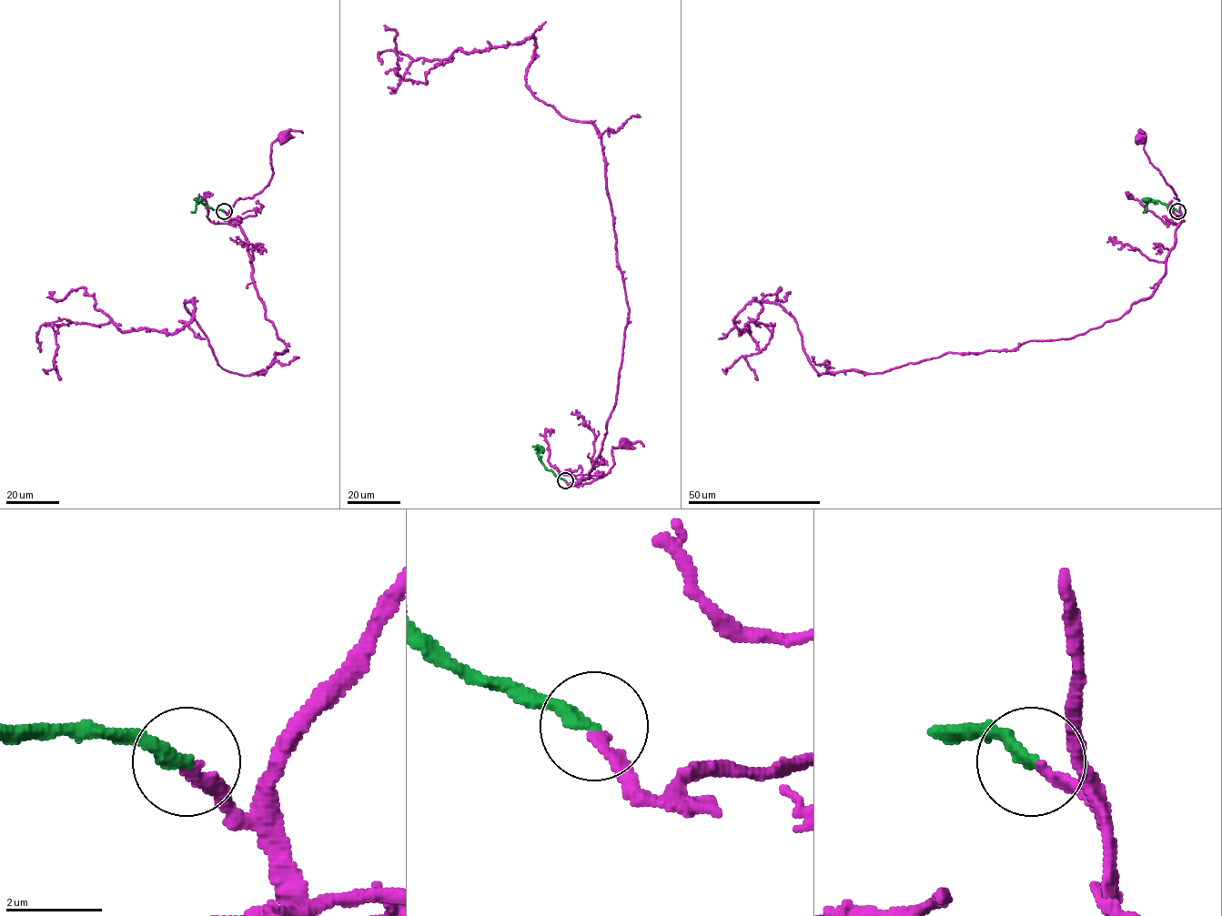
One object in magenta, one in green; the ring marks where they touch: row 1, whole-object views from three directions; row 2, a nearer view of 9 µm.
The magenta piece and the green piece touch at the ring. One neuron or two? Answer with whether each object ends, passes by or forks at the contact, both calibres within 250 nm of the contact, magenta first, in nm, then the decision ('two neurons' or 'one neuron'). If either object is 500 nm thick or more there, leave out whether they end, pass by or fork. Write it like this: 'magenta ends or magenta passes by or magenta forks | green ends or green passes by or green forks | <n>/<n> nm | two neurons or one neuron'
magenta ends | green ends | 240/280 nm | one neuron

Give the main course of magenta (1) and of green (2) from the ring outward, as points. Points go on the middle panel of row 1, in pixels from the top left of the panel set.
1: (565, 480), (568, 484), (589, 478), (602, 478), (614, 464), (612, 447), (623, 447), (624, 443)
2: (565, 480), (547, 468), (537, 447), (532, 446)

